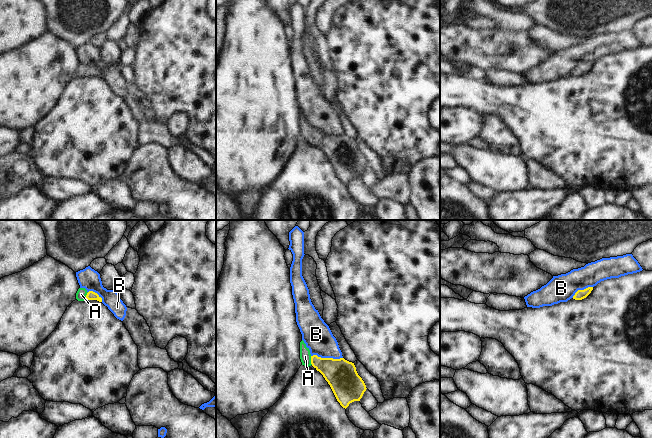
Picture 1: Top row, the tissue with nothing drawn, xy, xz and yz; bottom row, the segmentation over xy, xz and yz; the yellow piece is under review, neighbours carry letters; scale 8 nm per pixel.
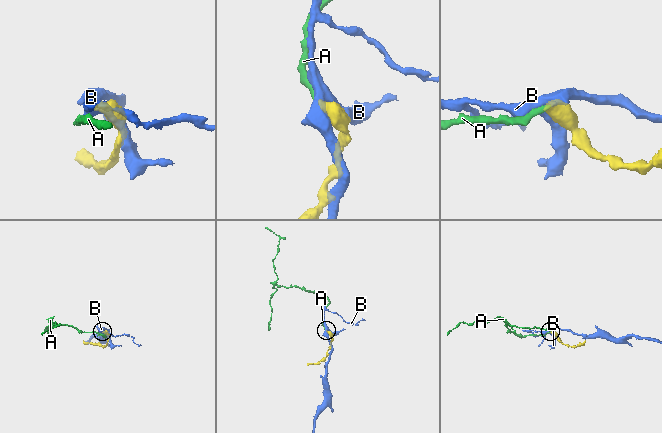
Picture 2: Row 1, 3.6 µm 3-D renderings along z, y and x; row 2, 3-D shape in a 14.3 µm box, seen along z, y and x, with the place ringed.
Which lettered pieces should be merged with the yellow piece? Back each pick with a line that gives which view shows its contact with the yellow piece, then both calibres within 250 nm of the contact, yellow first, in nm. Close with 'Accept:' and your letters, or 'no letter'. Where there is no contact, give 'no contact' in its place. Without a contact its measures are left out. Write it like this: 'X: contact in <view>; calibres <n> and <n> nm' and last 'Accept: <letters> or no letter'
A: contact in xz; calibres 240 and 90 nm
Accept: A

